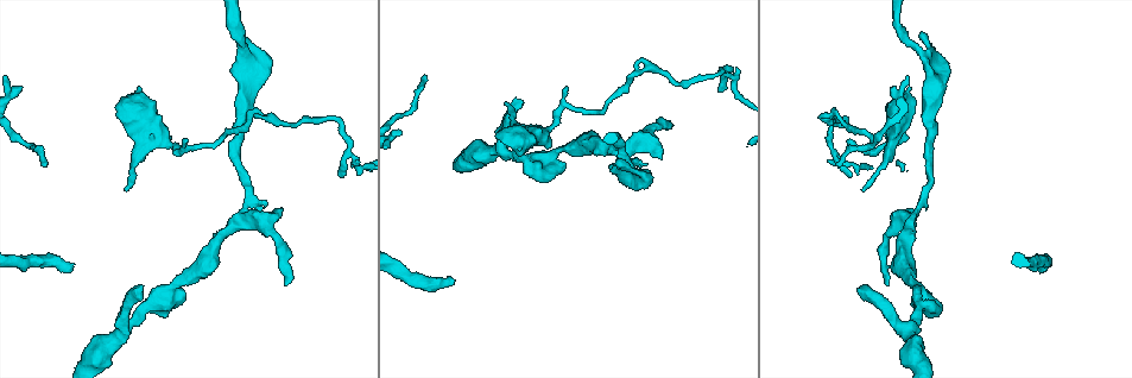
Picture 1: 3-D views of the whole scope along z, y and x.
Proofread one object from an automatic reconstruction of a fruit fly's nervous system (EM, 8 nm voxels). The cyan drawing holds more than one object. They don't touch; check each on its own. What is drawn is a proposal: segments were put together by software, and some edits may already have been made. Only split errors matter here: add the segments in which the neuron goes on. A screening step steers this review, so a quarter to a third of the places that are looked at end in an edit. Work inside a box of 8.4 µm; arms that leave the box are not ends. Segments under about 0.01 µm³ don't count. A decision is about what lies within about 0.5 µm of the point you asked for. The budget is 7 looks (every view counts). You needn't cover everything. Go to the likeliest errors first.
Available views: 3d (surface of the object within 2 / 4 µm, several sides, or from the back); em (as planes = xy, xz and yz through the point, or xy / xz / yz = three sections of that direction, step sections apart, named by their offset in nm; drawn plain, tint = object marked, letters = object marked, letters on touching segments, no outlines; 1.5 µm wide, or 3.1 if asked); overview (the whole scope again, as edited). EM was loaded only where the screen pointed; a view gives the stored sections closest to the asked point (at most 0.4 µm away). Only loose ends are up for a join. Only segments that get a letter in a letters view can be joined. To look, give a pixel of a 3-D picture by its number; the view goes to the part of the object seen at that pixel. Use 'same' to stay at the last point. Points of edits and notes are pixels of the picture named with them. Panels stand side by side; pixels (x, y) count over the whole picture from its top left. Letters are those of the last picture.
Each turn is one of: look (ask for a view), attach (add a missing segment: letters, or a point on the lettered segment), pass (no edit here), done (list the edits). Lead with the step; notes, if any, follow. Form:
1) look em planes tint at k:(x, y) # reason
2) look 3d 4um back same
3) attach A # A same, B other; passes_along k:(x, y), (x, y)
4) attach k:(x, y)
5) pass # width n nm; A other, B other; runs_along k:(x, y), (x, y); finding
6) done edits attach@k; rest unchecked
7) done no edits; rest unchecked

look 3d 4um at 1:(889, 285)

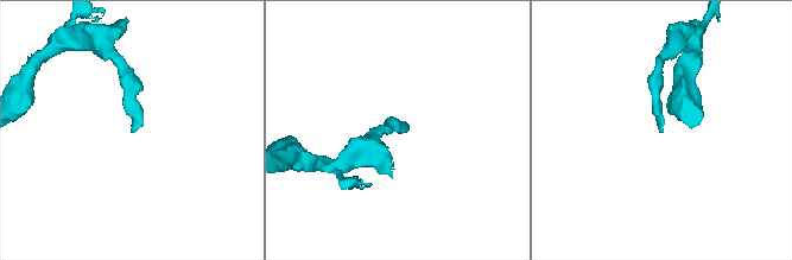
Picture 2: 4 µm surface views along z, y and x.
look em yz step 8 plain at 2:(662, 132) # need the tissue

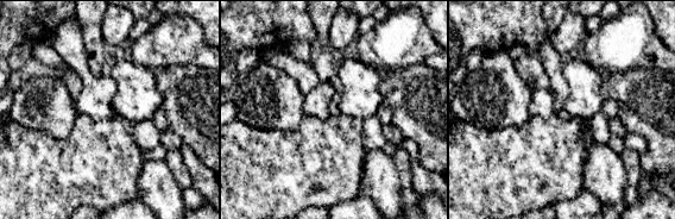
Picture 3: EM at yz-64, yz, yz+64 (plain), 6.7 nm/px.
look em yz step 8 letters same

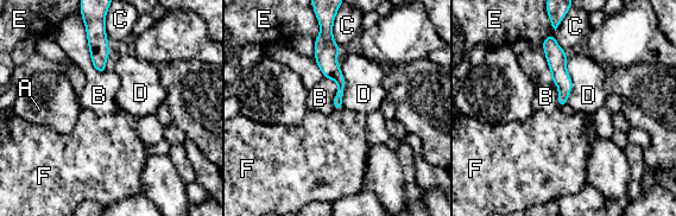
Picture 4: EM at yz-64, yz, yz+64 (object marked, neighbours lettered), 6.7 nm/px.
pass # A other, B other, C other, D other, E other, F other; runs_along 4:(324, 39), (326, 61), (340, 80), (339, 107); no lettered segment goes on from it

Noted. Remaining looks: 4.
look em xy step 8 tint at 1:(896, 86) # an open end

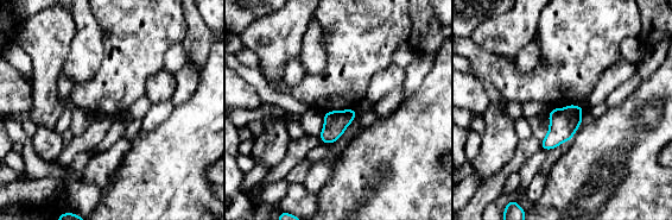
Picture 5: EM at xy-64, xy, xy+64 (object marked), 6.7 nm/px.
look em planes letters same

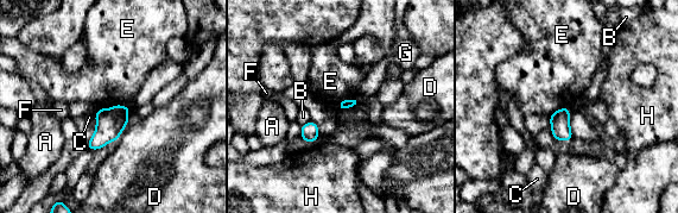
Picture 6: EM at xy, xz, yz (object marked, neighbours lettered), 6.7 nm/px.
pass # longest_contact E 200 nm; A other, B other, C other, D other, E other, F other, G other, H other; border 6:(127, 105), (99, 108); no lettered segment goes on from it

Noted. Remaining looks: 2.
look em xz step 8 tint at 1:(859, 288)

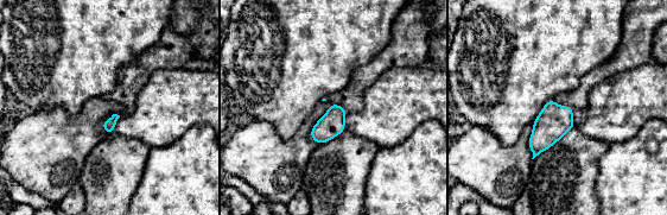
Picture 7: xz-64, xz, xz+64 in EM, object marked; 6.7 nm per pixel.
look em planes letters same # cut it another way

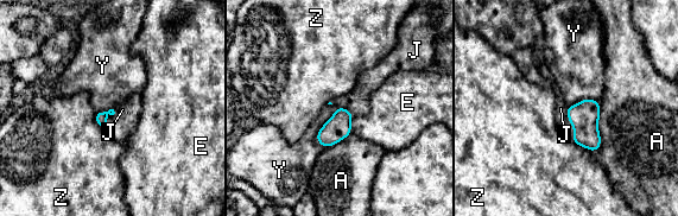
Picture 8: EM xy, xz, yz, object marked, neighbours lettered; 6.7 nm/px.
attach 8:(367, 82) # A other, E other, J same, Y other, Z other; passes_along 8:(337, 127), (341, 107), (367, 82); it goes on there

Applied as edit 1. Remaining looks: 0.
done edits attach@8; rest unchecked

